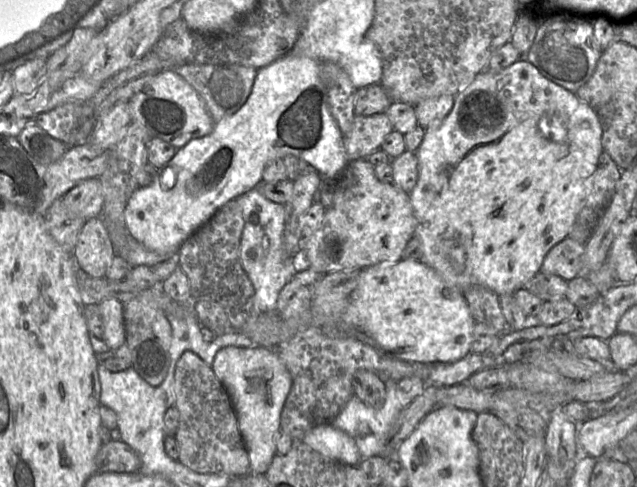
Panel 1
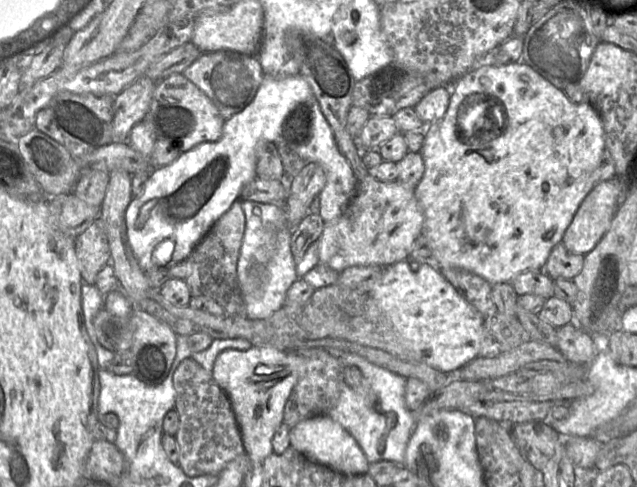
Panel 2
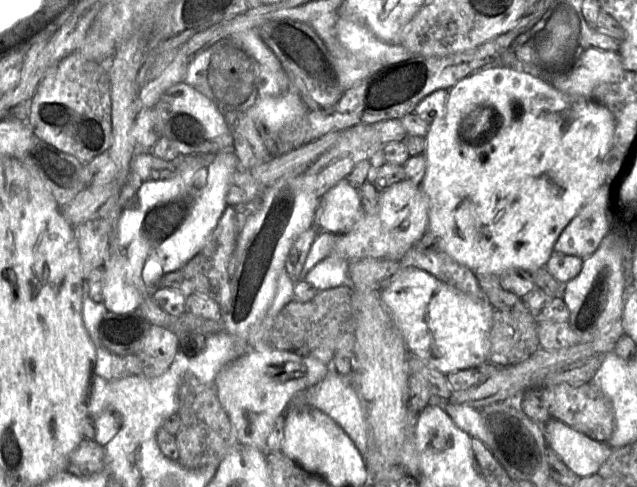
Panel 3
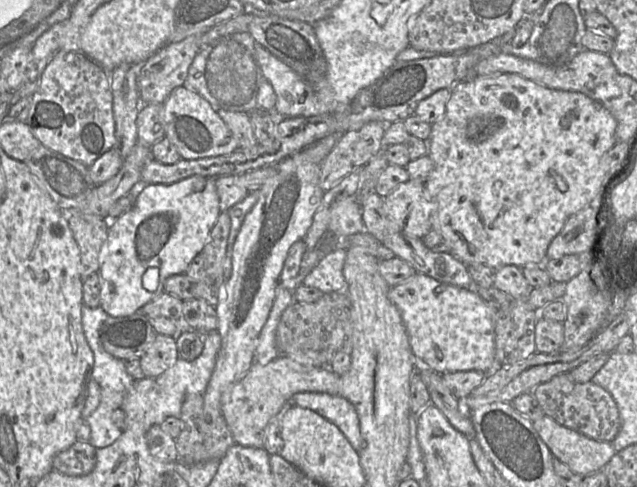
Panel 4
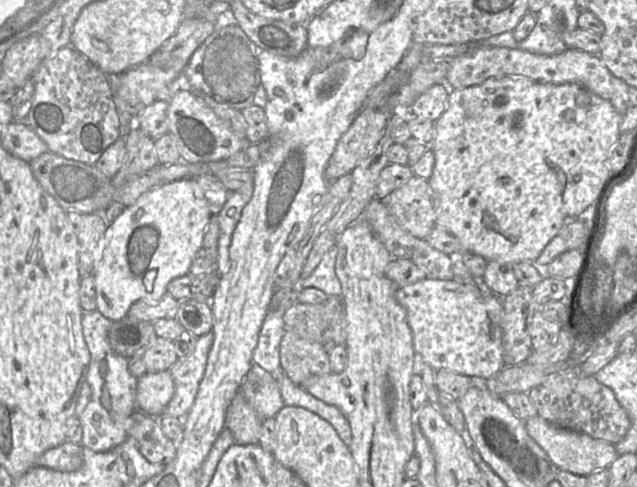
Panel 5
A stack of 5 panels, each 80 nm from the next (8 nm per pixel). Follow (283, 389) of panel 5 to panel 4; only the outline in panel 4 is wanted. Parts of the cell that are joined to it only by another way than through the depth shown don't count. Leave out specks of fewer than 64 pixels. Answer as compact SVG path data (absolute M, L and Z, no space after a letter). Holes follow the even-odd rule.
M299 392L291 403L311 409L336 425L358 453L364 448L357 412L347 399L323 392Z

